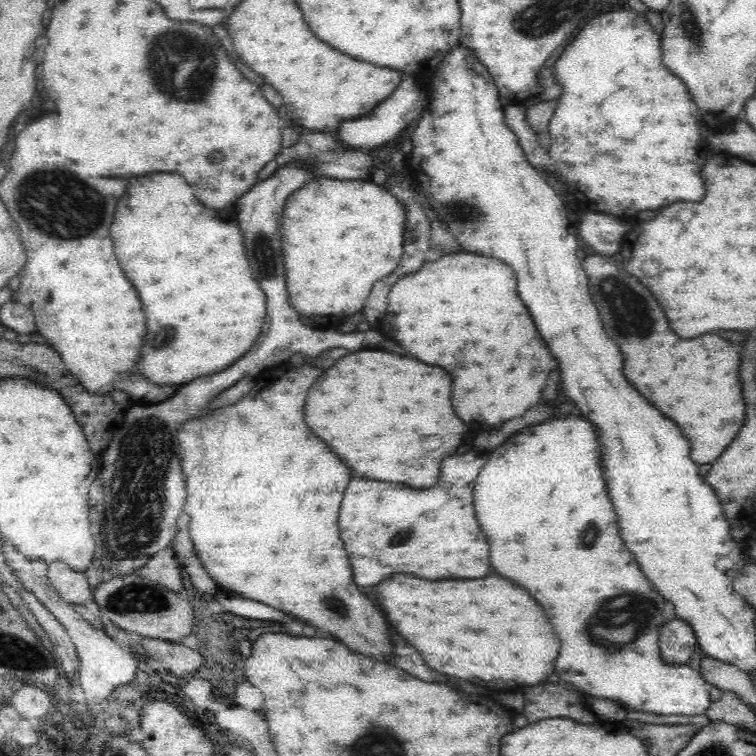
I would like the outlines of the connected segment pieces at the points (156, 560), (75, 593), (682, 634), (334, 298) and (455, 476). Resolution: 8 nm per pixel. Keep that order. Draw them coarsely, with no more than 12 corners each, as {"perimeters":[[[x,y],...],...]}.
{"perimeters":[[[175,550],[158,552],[133,573],[184,595]],[[50,563],[46,580],[70,605],[94,596],[86,571]],[[686,621],[660,627],[659,655],[667,664],[688,665],[696,646]],[[316,176],[288,197],[290,304],[338,316],[400,264],[402,206]],[[486,458],[432,488],[352,478],[340,536],[358,586],[490,574]]]}

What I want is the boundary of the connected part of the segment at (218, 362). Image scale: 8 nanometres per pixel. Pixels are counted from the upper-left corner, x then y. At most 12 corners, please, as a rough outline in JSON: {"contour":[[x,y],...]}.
{"contour":[[184,176],[130,180],[110,228],[156,386],[218,372],[266,296]]}

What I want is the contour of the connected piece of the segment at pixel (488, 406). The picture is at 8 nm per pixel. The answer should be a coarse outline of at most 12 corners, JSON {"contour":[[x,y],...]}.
{"contour":[[504,262],[394,284],[392,336],[454,374],[466,424],[536,406],[556,364]]}

